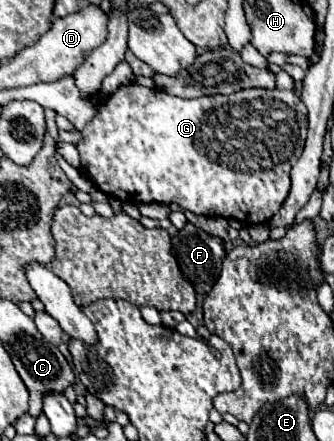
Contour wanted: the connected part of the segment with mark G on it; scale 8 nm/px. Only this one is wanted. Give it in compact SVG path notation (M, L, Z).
M131 83L121 87L119 91L111 93L99 107L97 115L81 129L81 141L77 143L77 151L81 157L79 171L105 195L119 199L121 203L141 205L141 203L177 203L185 211L191 211L195 215L209 215L209 217L227 217L237 219L243 225L259 225L269 223L271 217L281 209L281 203L285 203L285 195L289 195L289 171L293 169L293 163L301 157L305 135L307 135L307 115L305 105L295 95L295 91L279 91L279 89L241 89L237 93L227 95L213 95L213 97L197 97L197 99L179 99L173 95L167 95L161 89L147 89L139 83Z

